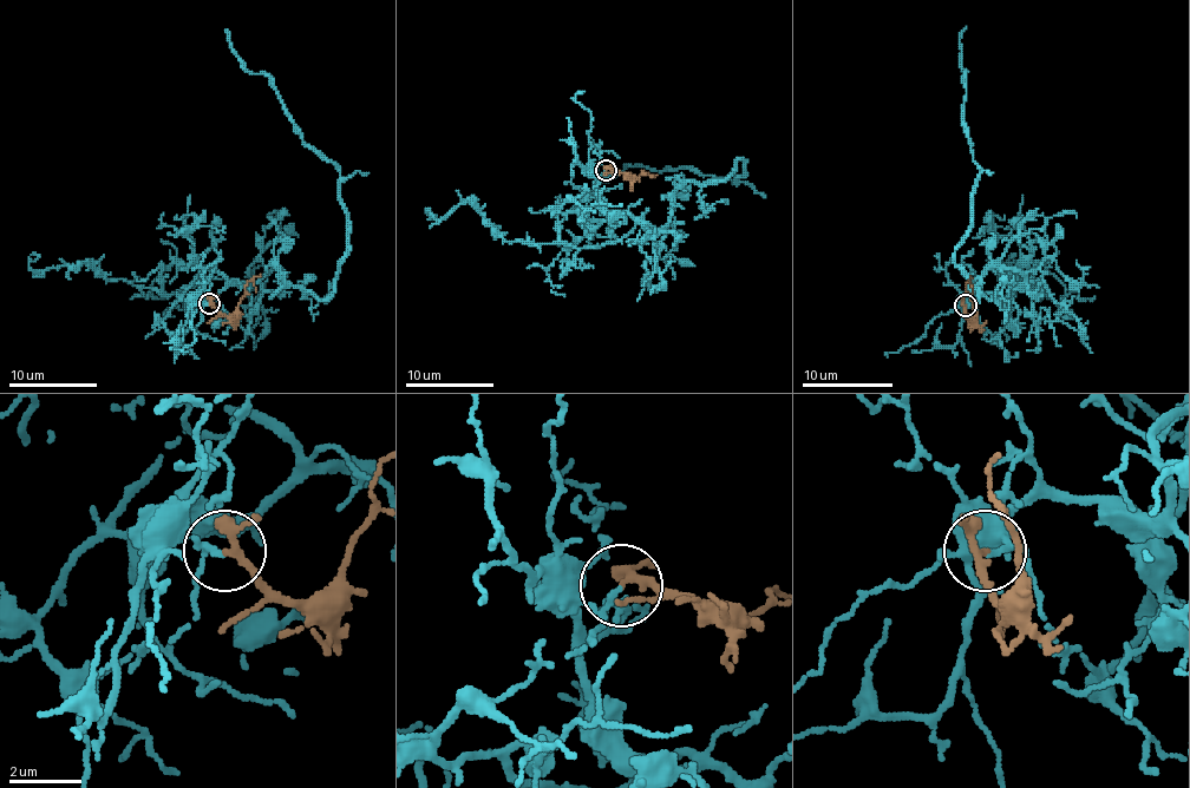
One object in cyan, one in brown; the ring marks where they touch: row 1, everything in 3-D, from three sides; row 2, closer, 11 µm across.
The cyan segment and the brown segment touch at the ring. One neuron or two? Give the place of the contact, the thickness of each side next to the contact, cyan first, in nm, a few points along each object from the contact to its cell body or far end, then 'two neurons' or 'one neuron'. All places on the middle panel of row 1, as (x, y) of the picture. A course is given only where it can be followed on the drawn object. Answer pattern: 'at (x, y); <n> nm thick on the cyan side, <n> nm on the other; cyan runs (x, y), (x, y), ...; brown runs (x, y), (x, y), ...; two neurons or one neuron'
at (606, 170); 80 nm thick on the cyan side, 170 nm on the other; cyan runs (606, 170), (597, 202), (661, 228), (686, 182), (721, 182), (743, 159), (737, 184), (621, 170); brown runs (606, 170), (638, 177), (643, 170), (653, 175); two neurons

